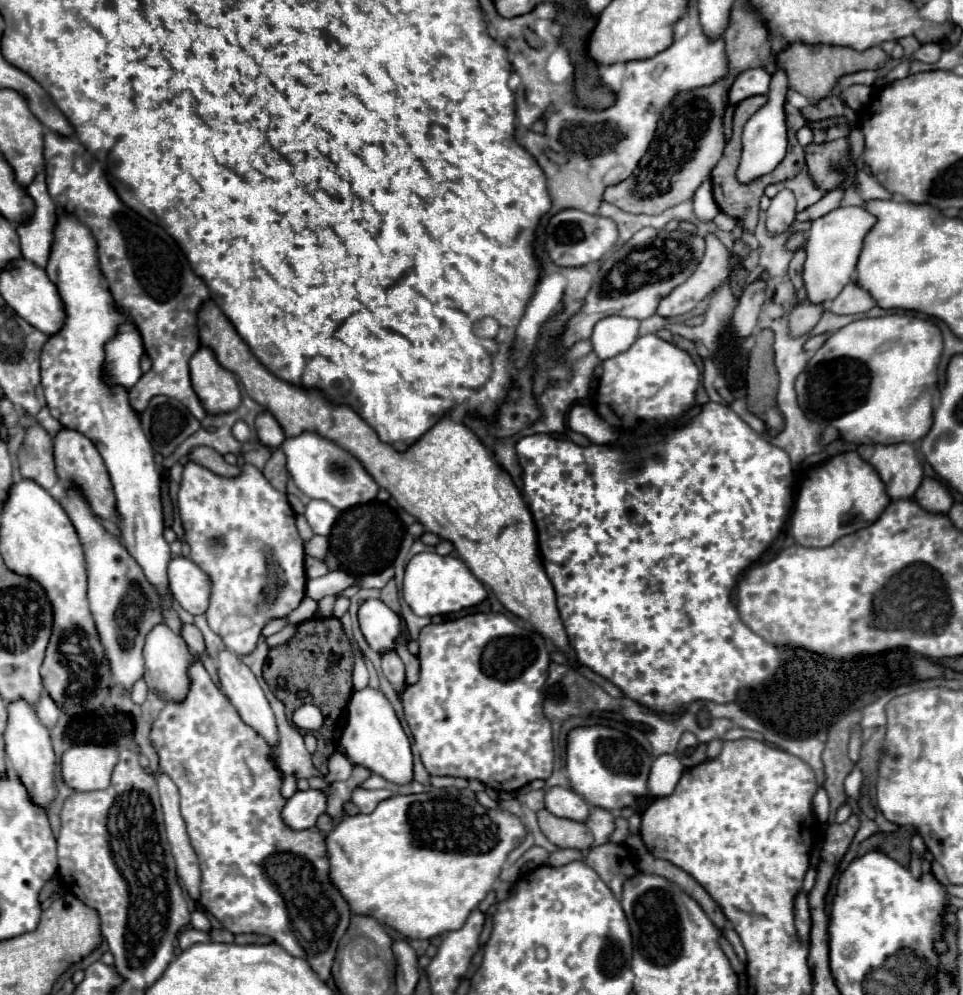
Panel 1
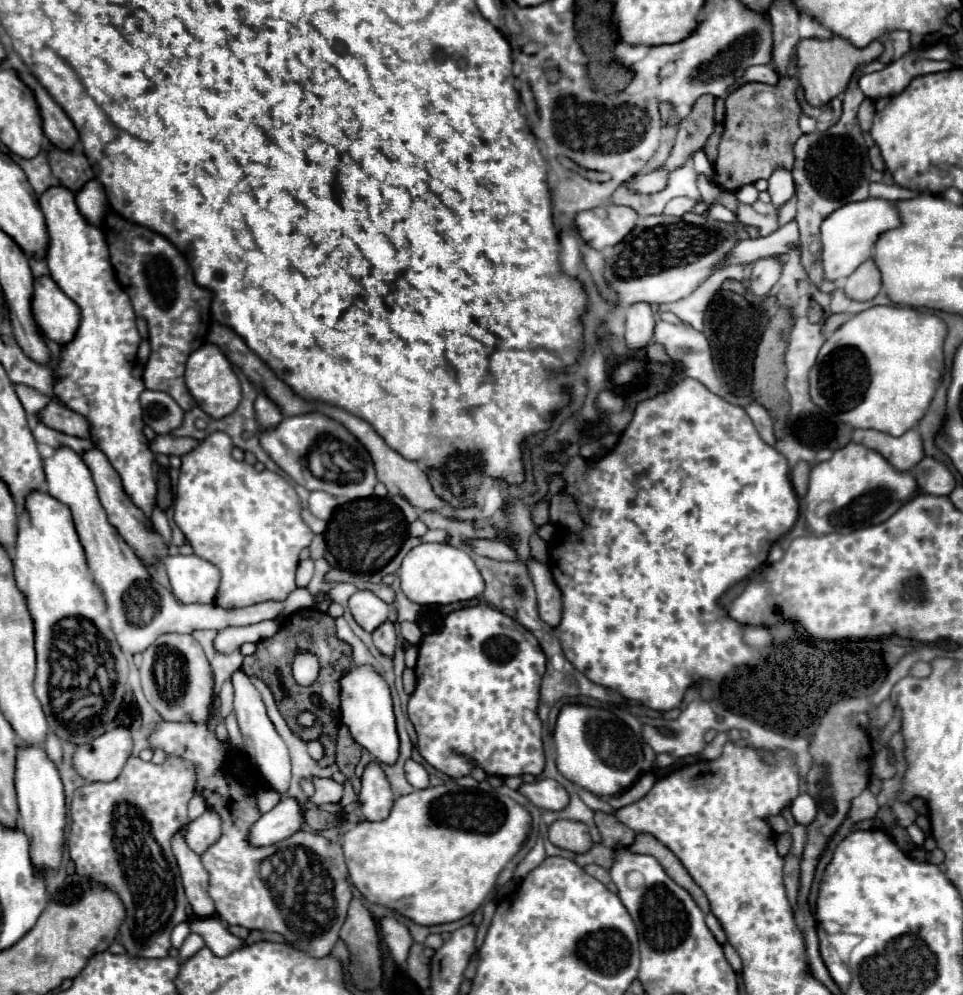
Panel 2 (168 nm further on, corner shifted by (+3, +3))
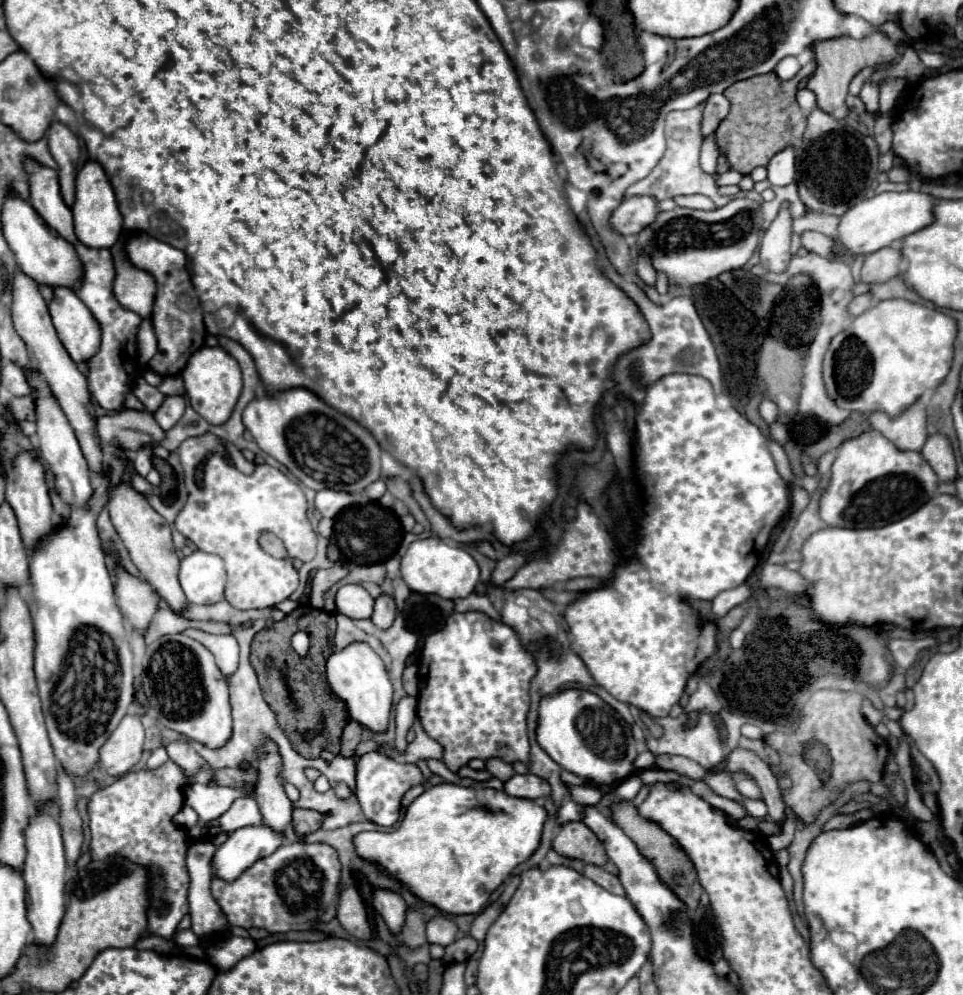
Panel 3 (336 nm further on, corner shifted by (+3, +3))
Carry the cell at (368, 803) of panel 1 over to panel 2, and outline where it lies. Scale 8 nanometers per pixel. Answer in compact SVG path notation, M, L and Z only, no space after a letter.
M370 761L362 773L362 791L358 795L358 801L368 821L386 819L392 809L392 787L386 773L376 761Z

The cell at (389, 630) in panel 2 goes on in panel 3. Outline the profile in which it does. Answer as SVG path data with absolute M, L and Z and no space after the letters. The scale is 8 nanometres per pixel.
M388 595L378 597L376 603L374 603L372 623L374 623L378 629L388 629L388 627L392 627L394 619L396 619L396 605L394 605L394 601L392 601Z

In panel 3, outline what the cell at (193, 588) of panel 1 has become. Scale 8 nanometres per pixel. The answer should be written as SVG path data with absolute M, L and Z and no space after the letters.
M196 549L192 555L180 561L178 581L188 603L218 603L224 597L226 587L224 561L216 555Z

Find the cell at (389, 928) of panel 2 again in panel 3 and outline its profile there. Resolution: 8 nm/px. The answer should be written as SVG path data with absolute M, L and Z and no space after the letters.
M374 891L374 907L382 915L390 933L398 935L406 919L406 903L400 895L390 891Z

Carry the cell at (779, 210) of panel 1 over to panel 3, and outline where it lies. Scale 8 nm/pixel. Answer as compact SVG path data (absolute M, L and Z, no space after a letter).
M786 147L776 153L768 163L768 181L774 187L786 187L794 183L794 149Z

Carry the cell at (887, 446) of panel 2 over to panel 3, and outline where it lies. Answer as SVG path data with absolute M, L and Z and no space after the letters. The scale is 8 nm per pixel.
M920 399L896 419L888 419L888 415L884 415L880 411L872 413L870 427L874 431L880 431L900 451L920 451L928 439L926 411L924 411L924 403Z

